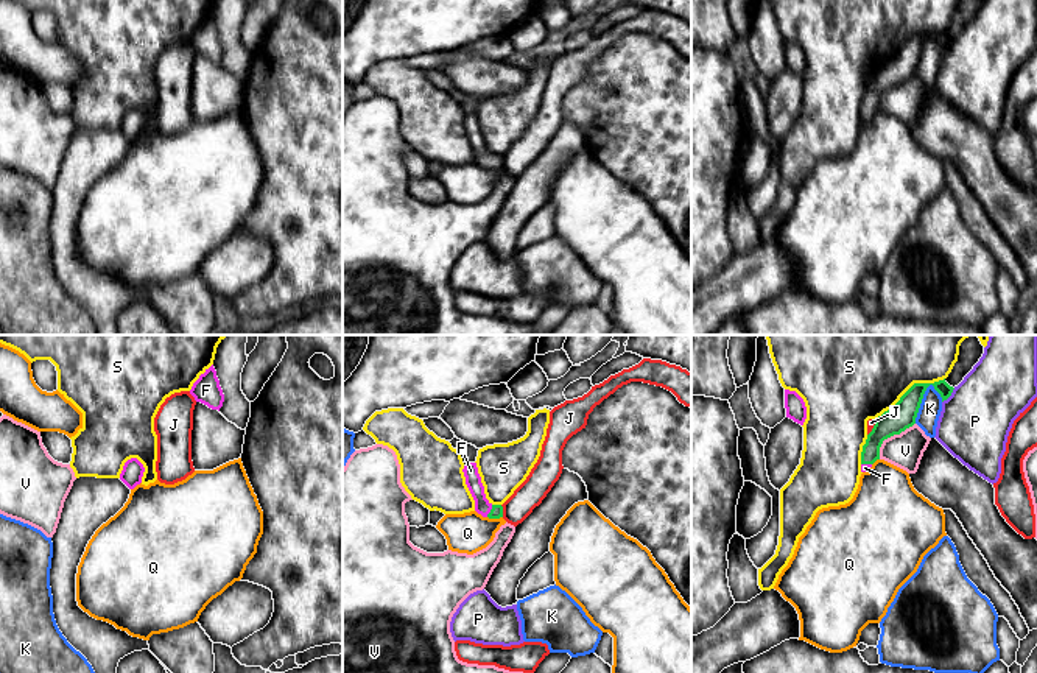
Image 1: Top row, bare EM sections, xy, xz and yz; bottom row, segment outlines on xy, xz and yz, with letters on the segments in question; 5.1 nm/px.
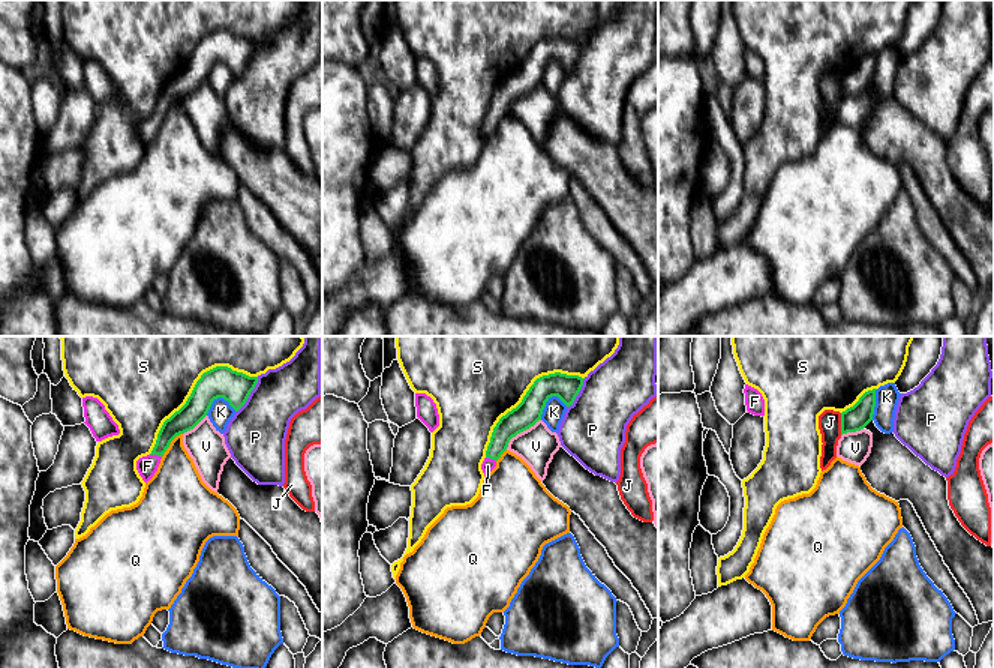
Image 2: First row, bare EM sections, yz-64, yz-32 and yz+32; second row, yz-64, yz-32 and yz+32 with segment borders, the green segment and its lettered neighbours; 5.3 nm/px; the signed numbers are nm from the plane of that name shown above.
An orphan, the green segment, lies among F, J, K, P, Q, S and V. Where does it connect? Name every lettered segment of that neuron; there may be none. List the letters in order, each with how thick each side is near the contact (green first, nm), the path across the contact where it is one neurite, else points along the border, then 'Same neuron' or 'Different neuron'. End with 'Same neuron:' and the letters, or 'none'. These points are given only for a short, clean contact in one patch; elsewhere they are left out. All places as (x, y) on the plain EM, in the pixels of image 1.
F: Thickness 60 nm (green) against 80 nm. Path across: xz (497, 161), (491, 162), (480, 151), (471, 122). Same neuron
J: Thickness 60 nm (green) against 140 nm. Different neuron
K: Thickness 140 nm (green) against 110 nm. Different neuron
P: Thickness 140 nm (green) against 360 nm. Different neuron
Q: Thickness 60 nm (green) against 200 nm. Different neuron
S: Thickness 140 nm (green) against 360 nm. Different neuron
V: Thickness 140 nm (green) against 190 nm. Boundary: yz (914, 73), (899, 84), (888, 88), (880, 98), (878, 109). Different neuron
Same neuron: F

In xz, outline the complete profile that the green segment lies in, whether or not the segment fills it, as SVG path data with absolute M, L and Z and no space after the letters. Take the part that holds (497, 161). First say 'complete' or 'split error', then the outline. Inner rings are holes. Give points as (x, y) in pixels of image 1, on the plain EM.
split error | M469 114L462 120L466 128L466 136L475 151L475 162L483 168L500 170L503 168L503 157L492 156L484 145L484 137L481 134L481 128L478 125L476 114Z

